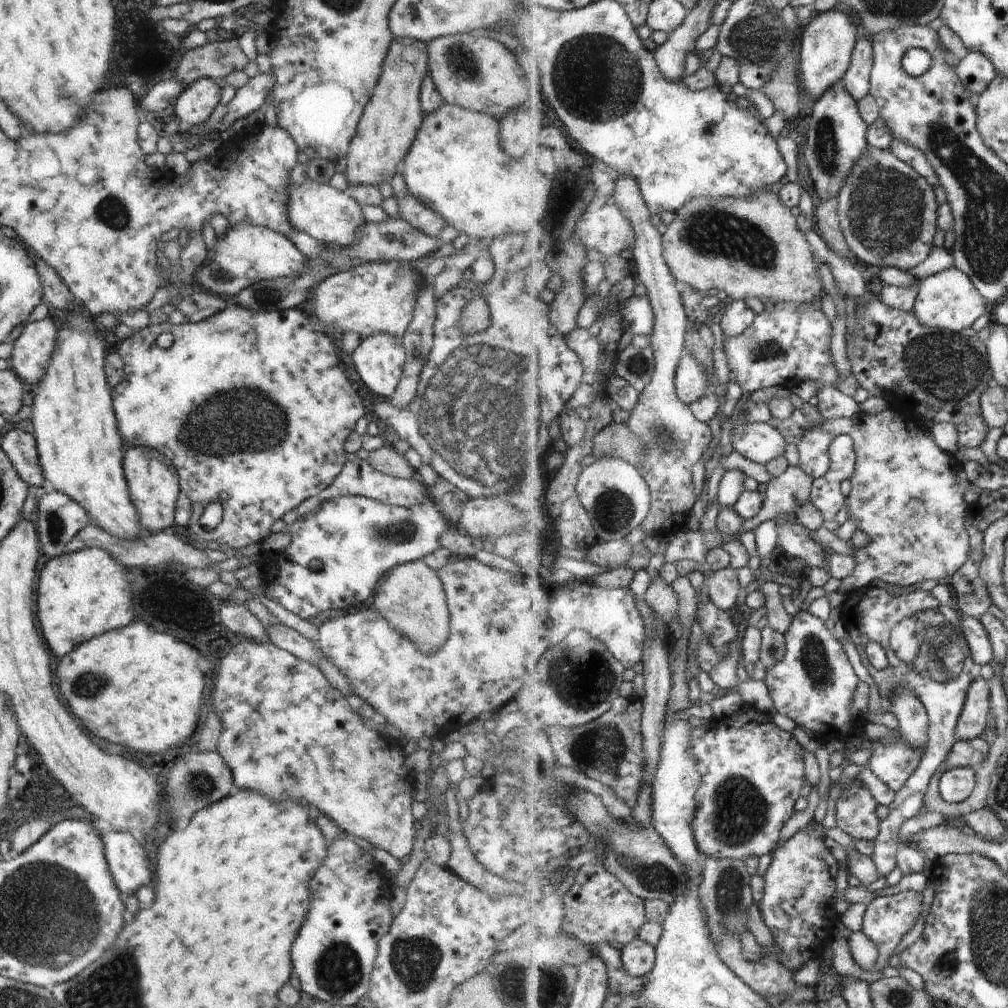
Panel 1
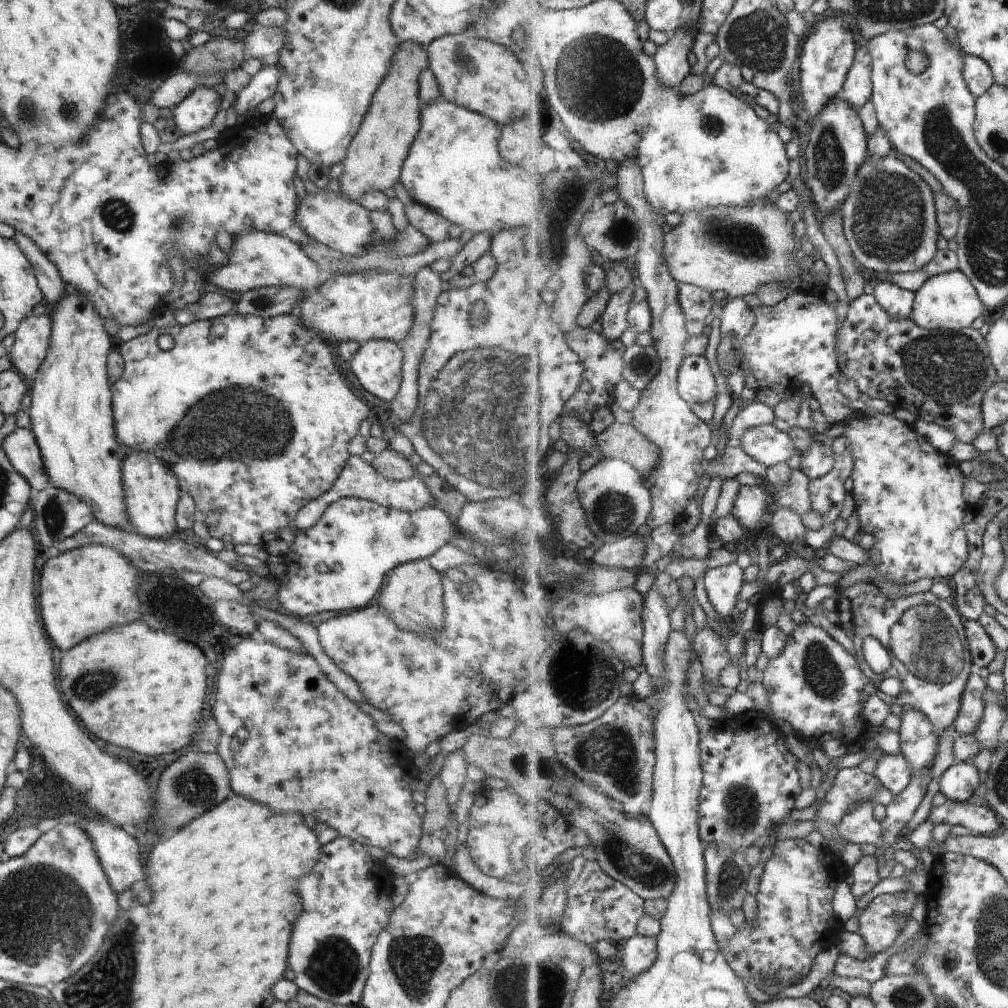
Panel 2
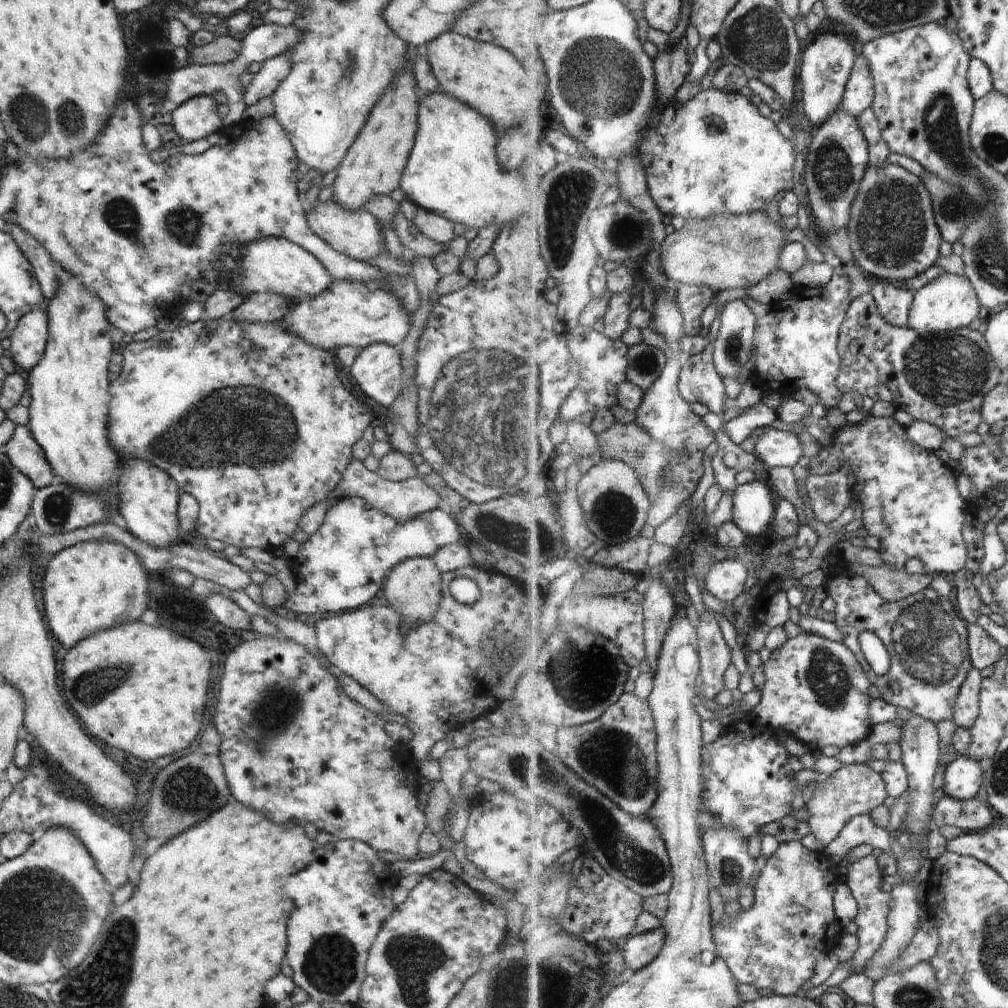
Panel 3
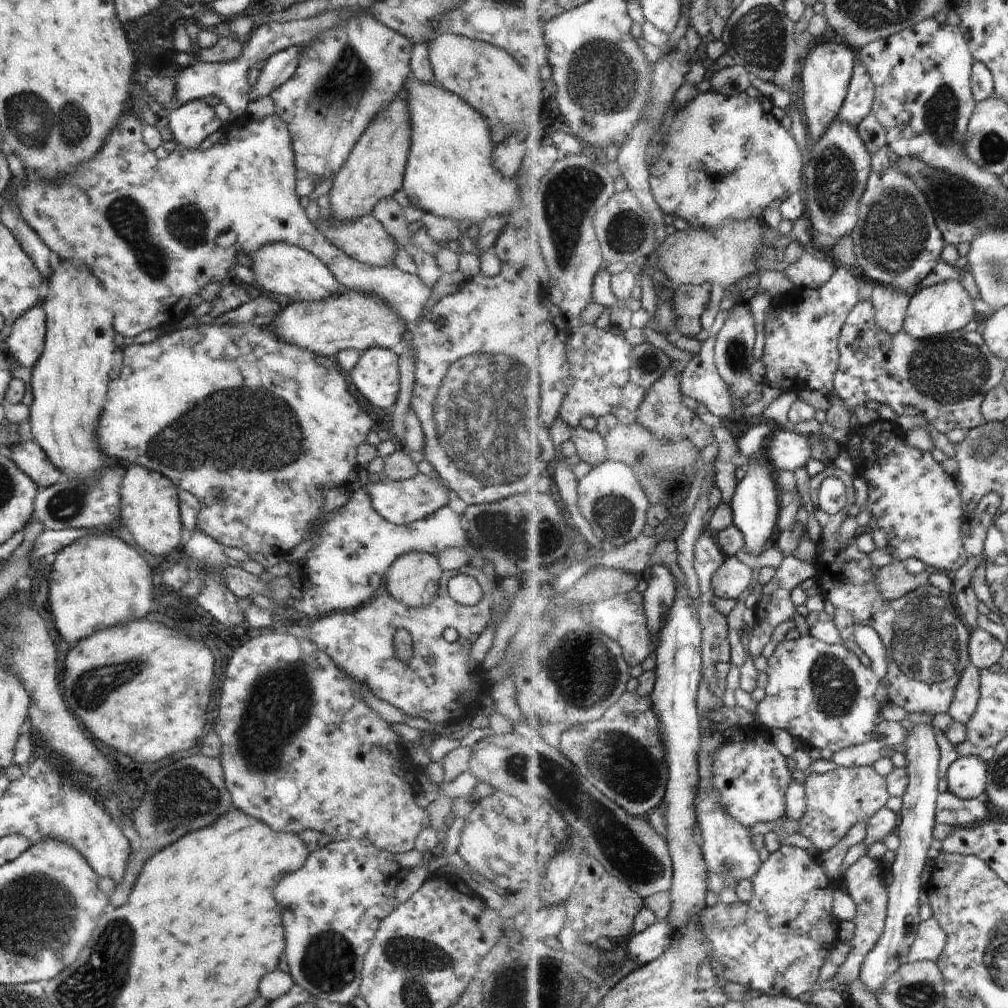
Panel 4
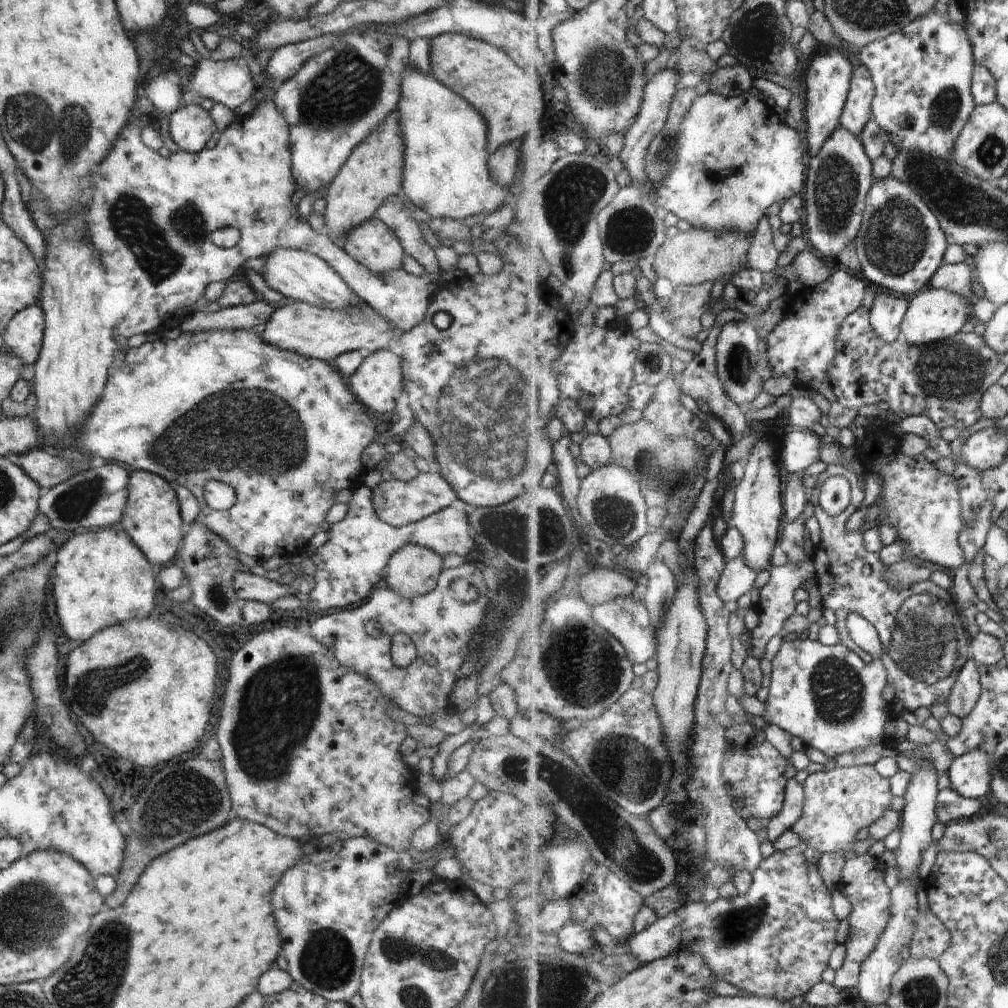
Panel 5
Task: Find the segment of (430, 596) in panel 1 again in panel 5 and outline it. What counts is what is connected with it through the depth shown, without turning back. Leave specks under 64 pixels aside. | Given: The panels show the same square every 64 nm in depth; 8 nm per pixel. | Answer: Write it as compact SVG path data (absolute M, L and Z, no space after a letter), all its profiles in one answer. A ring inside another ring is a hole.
M406 545L390 558L384 578L392 590L405 599L415 599L432 592L443 571L443 560L433 550Z

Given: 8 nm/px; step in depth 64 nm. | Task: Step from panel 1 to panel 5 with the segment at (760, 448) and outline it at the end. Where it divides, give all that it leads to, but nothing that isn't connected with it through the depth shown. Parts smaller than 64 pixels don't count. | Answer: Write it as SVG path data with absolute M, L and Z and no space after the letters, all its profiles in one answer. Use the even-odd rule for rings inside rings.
M786 428L781 442L781 458L786 472L804 473L814 462L821 460L822 440L816 433L798 428Z

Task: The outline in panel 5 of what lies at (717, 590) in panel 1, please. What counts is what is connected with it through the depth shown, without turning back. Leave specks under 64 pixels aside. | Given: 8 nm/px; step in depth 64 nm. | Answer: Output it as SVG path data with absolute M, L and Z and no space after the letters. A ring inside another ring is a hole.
M745 557L729 559L718 583L718 592L725 602L738 602L756 586L758 571L753 569Z

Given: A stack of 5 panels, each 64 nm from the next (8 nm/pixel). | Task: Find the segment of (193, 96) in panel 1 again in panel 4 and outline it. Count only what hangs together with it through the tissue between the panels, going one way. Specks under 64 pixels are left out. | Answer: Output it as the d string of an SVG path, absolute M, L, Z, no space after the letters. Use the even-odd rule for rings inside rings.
M198 99L170 112L170 128L175 141L186 149L198 149L212 132L223 131L227 124L220 120L210 101Z

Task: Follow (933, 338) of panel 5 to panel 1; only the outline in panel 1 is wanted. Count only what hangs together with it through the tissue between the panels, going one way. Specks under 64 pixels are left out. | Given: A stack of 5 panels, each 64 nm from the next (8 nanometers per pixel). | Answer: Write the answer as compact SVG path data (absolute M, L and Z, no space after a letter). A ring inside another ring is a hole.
M956 266L924 279L920 282L920 288L915 311L920 318L921 329L959 333L972 328L984 314L990 312L990 304L973 279Z

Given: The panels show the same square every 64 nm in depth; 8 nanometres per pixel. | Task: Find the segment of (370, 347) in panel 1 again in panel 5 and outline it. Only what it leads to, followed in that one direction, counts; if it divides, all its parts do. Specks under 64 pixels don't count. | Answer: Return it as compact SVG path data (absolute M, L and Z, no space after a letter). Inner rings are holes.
M374 351L350 375L348 387L364 406L388 414L403 392L400 364L401 358L392 351Z

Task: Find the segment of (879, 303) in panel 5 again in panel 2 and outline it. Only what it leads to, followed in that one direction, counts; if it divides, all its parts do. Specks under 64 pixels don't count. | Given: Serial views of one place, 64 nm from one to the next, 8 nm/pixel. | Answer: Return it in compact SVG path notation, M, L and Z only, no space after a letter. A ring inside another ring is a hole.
M881 280L875 288L875 295L892 316L896 318L913 316L917 293L902 288L896 283Z

